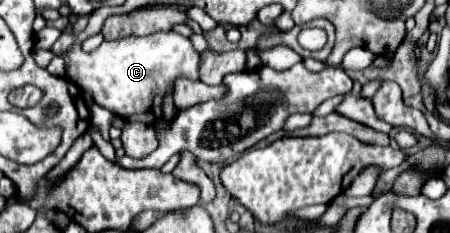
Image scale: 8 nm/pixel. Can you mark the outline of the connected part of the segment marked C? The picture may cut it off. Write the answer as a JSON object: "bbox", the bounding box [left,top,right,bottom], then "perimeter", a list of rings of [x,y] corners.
{"bbox":[65,32,201,124],"perimeter":[[[159,32],[159,34],[151,34],[151,36],[127,36],[121,40],[113,40],[113,42],[103,42],[97,50],[93,50],[91,54],[83,52],[81,46],[73,46],[65,58],[65,62],[69,64],[69,78],[91,92],[93,100],[119,114],[125,120],[141,120],[145,124],[155,124],[163,118],[163,102],[171,90],[171,86],[175,86],[177,78],[189,78],[189,80],[199,80],[199,68],[201,68],[201,54],[195,52],[193,44],[189,38],[177,34],[177,32]]]}

